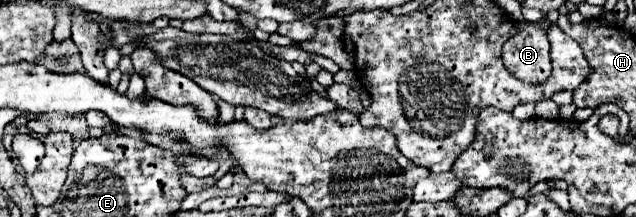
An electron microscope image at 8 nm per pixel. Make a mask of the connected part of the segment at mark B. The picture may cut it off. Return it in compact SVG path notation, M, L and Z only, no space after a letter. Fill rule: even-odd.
M517 23L519 33L503 45L505 67L523 81L545 81L551 75L549 41L539 23Z

